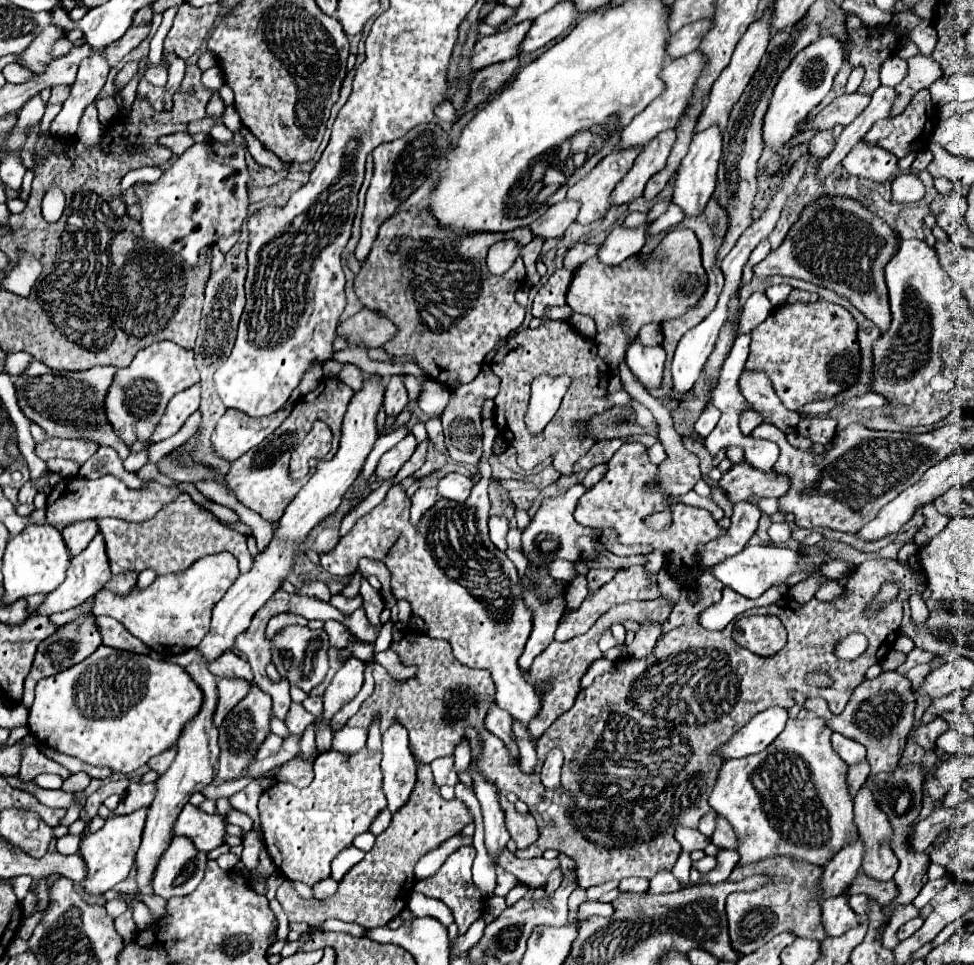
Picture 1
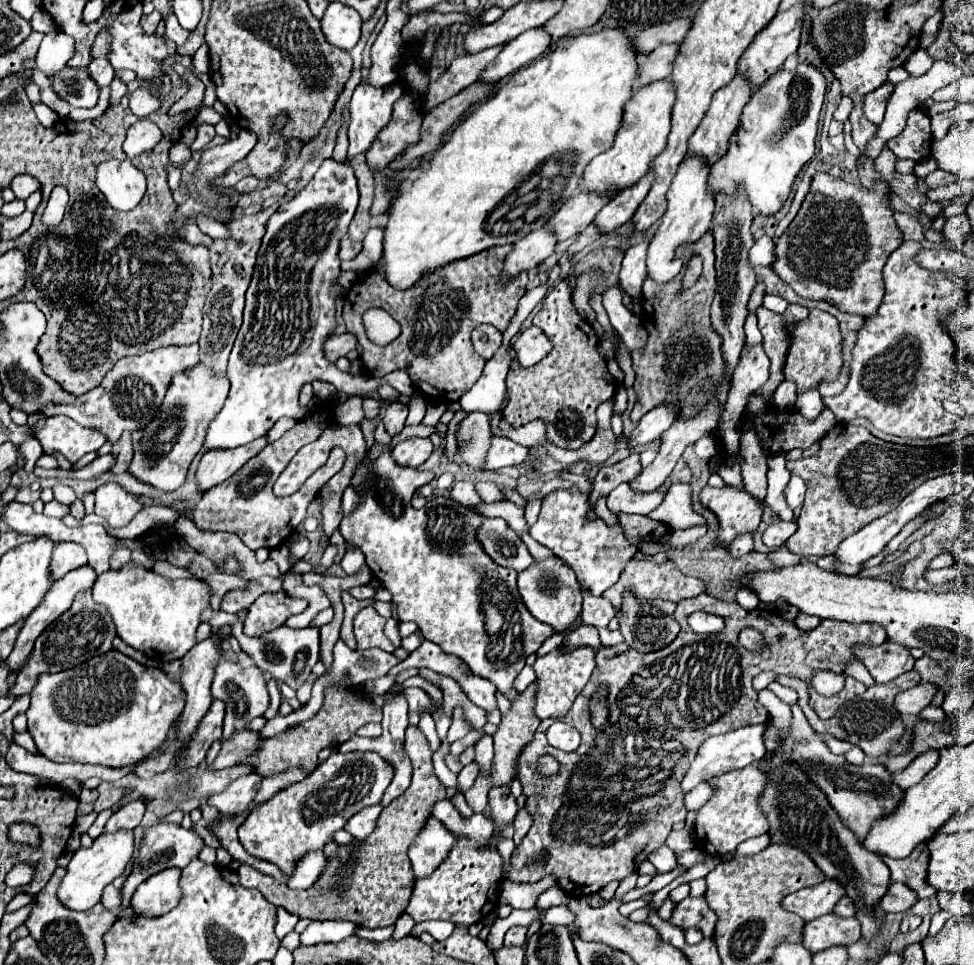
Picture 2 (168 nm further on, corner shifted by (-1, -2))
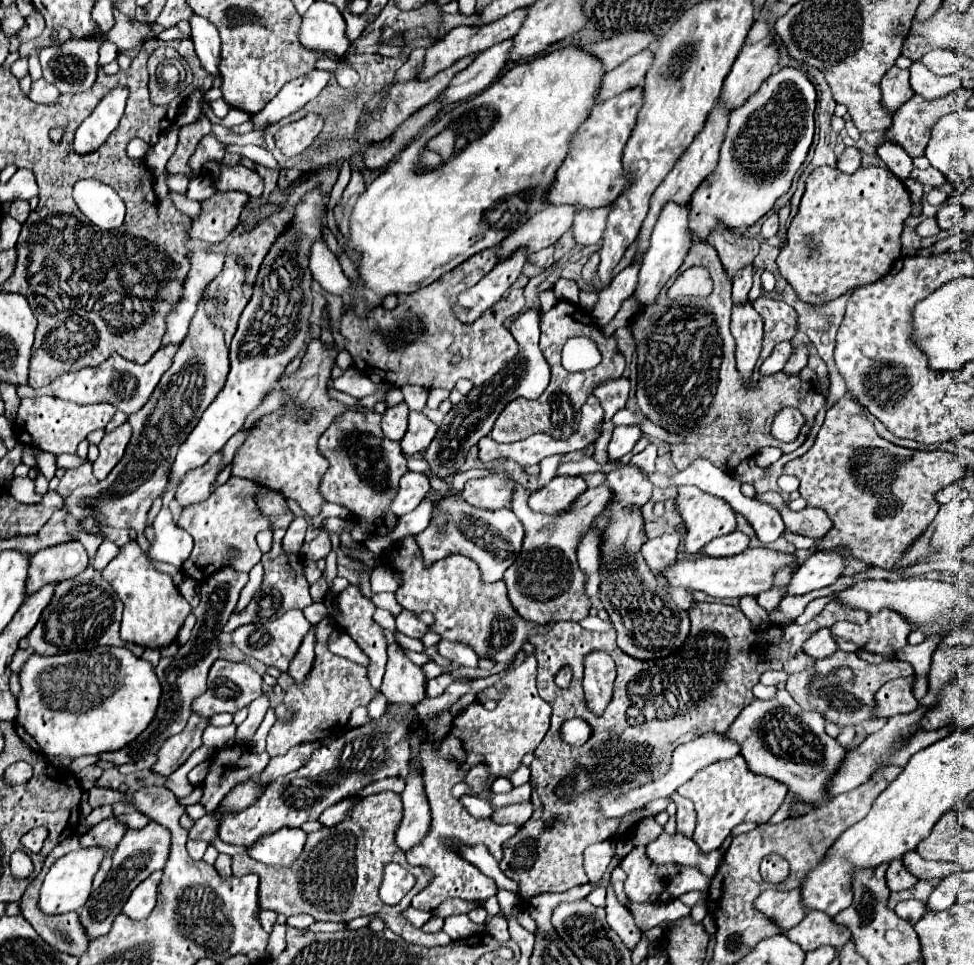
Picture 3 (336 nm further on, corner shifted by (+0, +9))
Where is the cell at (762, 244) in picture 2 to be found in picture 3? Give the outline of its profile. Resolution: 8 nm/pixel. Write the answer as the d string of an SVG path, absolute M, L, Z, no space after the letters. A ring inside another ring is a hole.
M770 215L770 217L764 221L760 235L762 235L762 239L768 239L768 237L774 237L776 231L778 231L778 215Z

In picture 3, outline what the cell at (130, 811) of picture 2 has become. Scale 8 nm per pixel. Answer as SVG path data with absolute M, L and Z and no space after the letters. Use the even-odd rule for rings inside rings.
M112 815L112 817L108 817L108 819L100 821L98 825L90 827L90 829L80 837L80 843L82 843L82 847L102 845L102 847L106 847L108 851L114 851L116 845L118 845L118 841L124 837L126 831L128 831L126 825L122 825L122 823L118 821L118 817Z

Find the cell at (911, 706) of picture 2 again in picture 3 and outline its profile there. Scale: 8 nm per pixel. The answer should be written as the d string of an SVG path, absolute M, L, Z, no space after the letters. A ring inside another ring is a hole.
M902 677L888 681L882 685L882 689L876 693L876 715L878 717L892 717L898 713L910 713L918 709L918 701L912 693L914 687L914 677Z

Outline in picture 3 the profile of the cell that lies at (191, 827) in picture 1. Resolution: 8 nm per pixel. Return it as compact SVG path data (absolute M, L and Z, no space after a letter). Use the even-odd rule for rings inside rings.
M150 821L146 827L142 829L130 829L126 831L126 835L122 837L122 841L118 843L114 855L112 855L112 871L106 877L106 881L102 883L102 887L98 891L94 891L90 895L90 899L86 901L86 905L80 909L80 921L88 933L90 939L96 939L100 935L106 935L114 917L122 911L122 905L126 905L130 893L134 891L134 887L138 883L142 883L150 873L162 869L168 861L168 853L170 853L170 831L162 825L158 825L156 821Z

